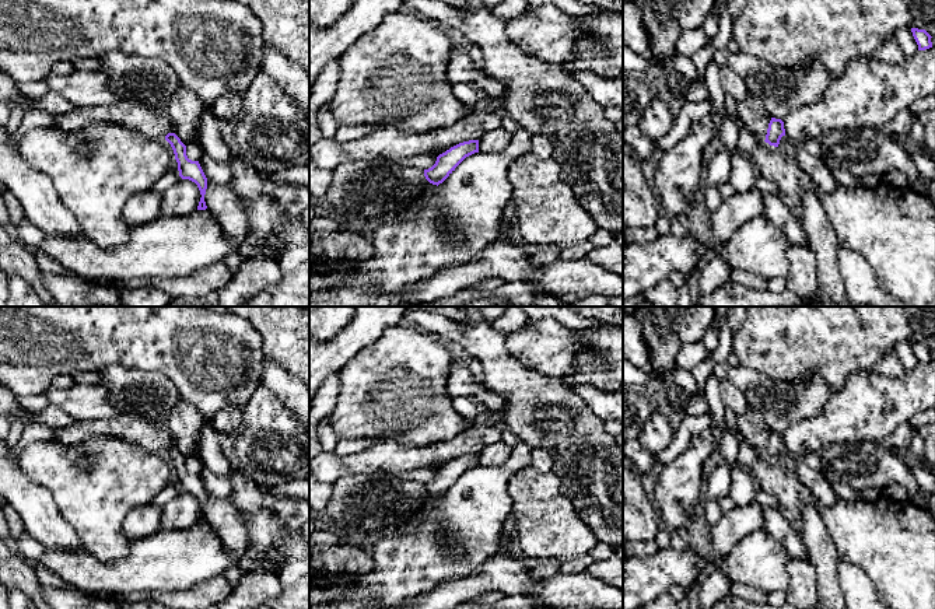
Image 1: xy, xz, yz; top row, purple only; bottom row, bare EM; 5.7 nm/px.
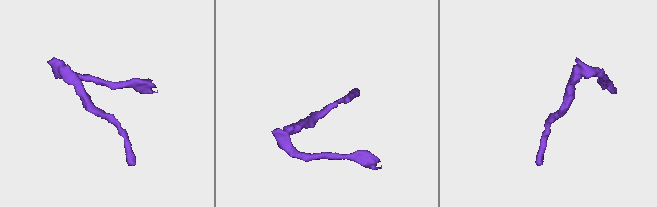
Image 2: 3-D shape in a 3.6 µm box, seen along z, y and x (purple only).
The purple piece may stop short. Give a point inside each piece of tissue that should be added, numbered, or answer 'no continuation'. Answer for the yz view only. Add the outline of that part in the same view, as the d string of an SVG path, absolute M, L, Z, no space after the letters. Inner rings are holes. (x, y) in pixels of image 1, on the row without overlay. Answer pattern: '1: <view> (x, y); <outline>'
no continuation

